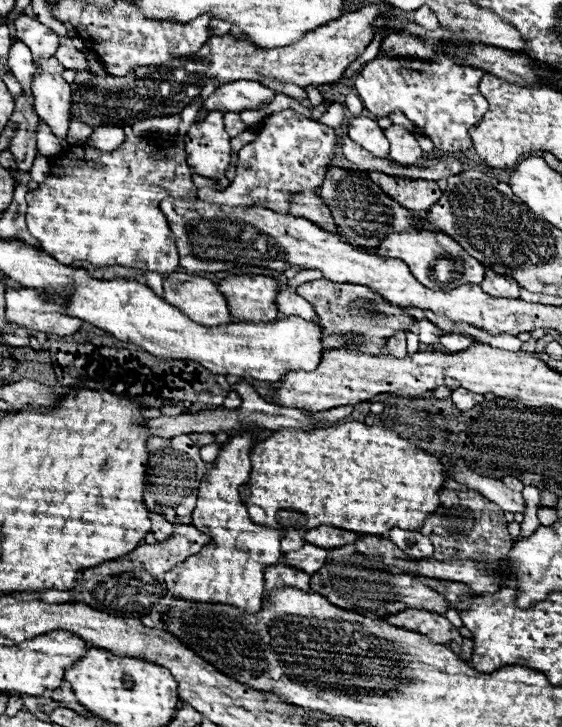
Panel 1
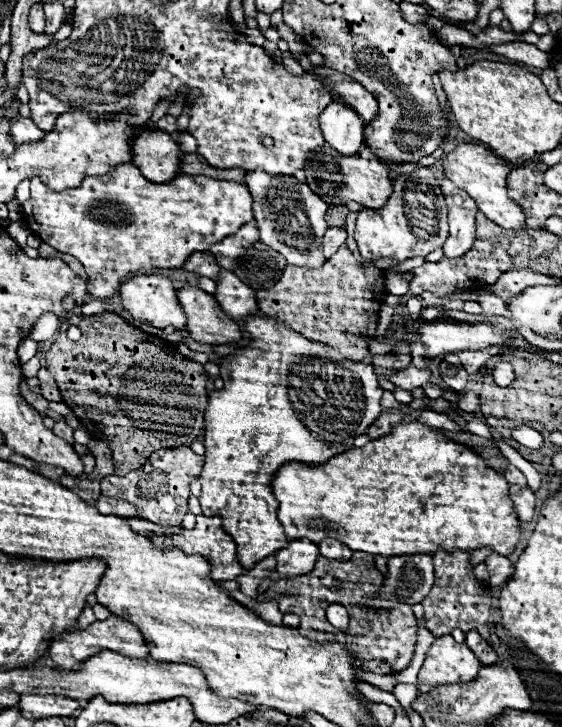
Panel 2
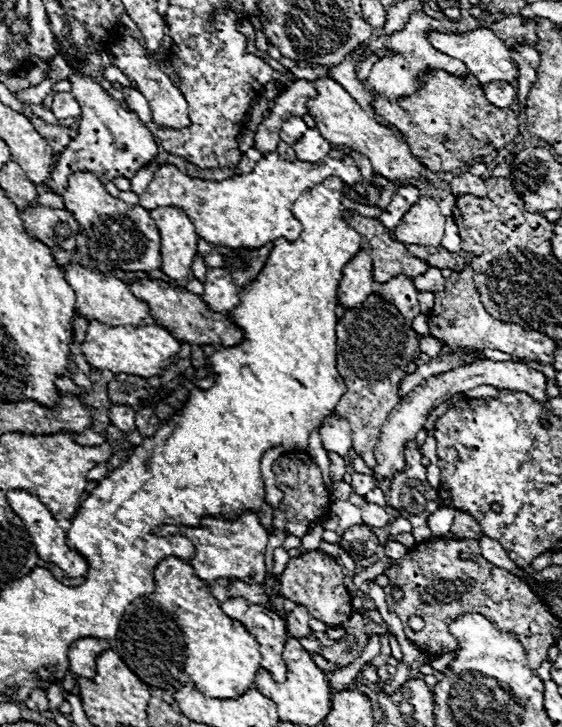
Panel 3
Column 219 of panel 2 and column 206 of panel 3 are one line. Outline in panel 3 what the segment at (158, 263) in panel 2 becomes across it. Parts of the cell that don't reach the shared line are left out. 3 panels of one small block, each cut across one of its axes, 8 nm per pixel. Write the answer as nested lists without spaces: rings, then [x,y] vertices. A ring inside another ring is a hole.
[[[330,150],[328,156],[320,164],[308,164],[308,162],[288,162],[284,160],[278,152],[268,152],[250,174],[226,178],[222,182],[216,180],[200,180],[200,178],[190,178],[186,176],[180,168],[172,164],[162,164],[146,188],[146,192],[140,194],[140,206],[154,210],[158,206],[178,206],[182,208],[192,224],[196,224],[196,234],[214,244],[214,246],[226,246],[226,248],[262,248],[268,242],[274,242],[276,238],[286,238],[286,240],[296,240],[302,232],[301,223],[292,216],[292,204],[306,192],[312,190],[316,184],[324,182],[328,176],[338,176],[346,184],[360,182],[360,170],[354,164],[354,160],[338,150]]]

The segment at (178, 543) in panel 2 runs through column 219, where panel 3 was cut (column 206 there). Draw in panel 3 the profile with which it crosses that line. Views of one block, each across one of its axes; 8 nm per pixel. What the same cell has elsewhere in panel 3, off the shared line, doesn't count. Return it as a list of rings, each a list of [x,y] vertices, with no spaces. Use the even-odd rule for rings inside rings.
[[[246,512],[236,522],[202,518],[200,526],[196,526],[196,528],[160,526],[154,532],[156,534],[180,534],[180,536],[188,538],[194,544],[192,566],[196,568],[196,574],[206,582],[212,582],[218,578],[236,578],[246,584],[262,584],[266,578],[264,550],[266,550],[266,542],[268,542],[268,532],[260,524],[260,520],[254,512]]]

